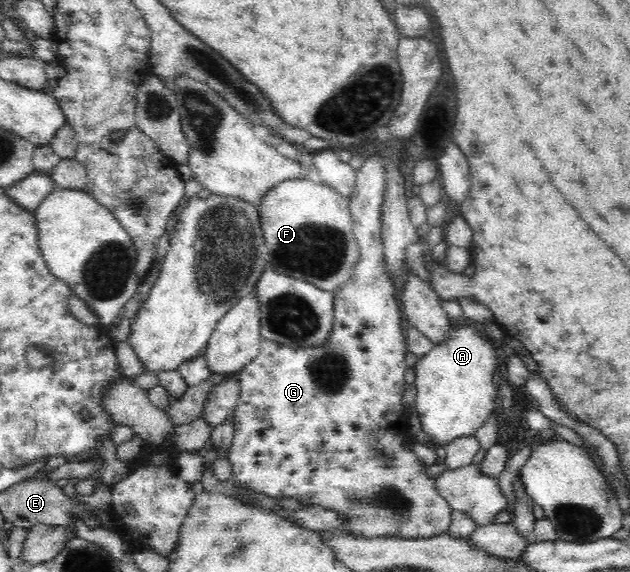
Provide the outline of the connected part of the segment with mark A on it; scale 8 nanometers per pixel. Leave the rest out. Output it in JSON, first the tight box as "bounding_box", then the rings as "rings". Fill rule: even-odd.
{"bounding_box":[414,321,498,446],"rings":[[[472,321],[452,324],[446,342],[433,346],[420,358],[414,370],[417,389],[416,409],[423,431],[434,444],[445,446],[459,436],[474,435],[493,414],[497,405],[497,390],[494,376],[498,369],[498,344],[491,342]]]}

